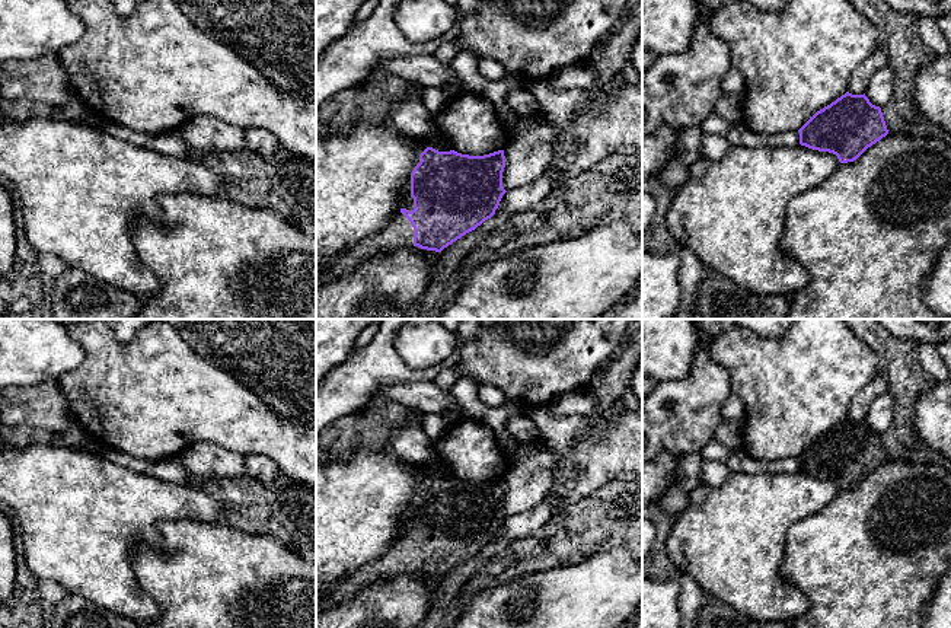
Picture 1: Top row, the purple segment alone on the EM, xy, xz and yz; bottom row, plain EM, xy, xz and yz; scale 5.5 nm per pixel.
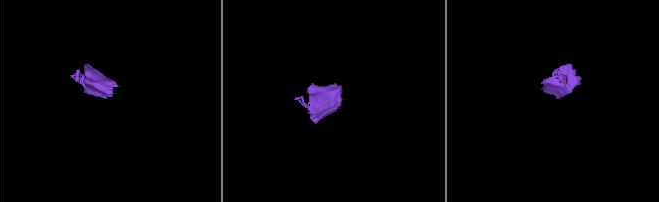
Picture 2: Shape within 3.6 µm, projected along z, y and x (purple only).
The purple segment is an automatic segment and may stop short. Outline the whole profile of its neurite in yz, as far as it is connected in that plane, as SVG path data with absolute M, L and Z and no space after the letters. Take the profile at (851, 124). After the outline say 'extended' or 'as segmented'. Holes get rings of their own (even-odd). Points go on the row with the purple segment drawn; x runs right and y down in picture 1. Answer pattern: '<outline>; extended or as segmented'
M846 92L817 111L798 130L800 144L837 156L840 163L856 160L888 134L883 112L864 95Z; as segmented

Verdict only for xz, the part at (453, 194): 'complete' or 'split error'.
split error

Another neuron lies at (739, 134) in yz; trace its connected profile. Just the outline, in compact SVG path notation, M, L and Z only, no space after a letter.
M744 124L734 125L727 133L727 140L731 146L741 147L782 147L782 146L797 146L800 144L798 131L781 131L775 134L757 134L749 130Z

